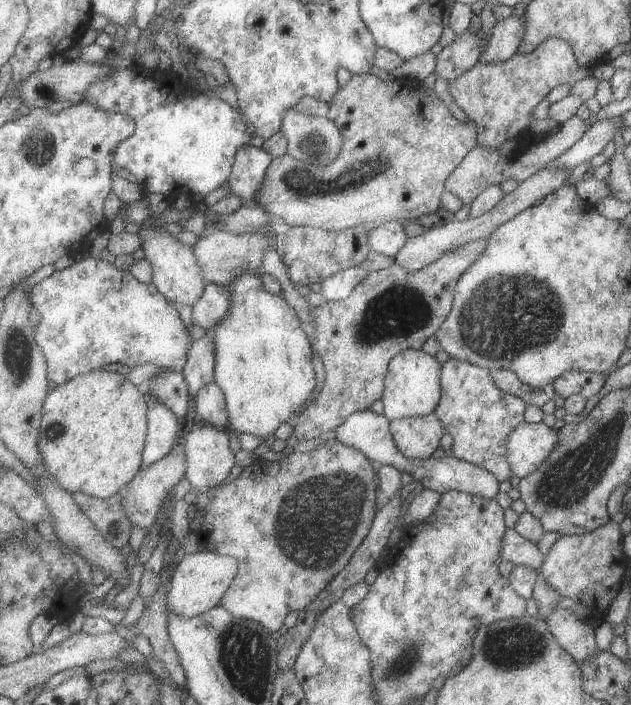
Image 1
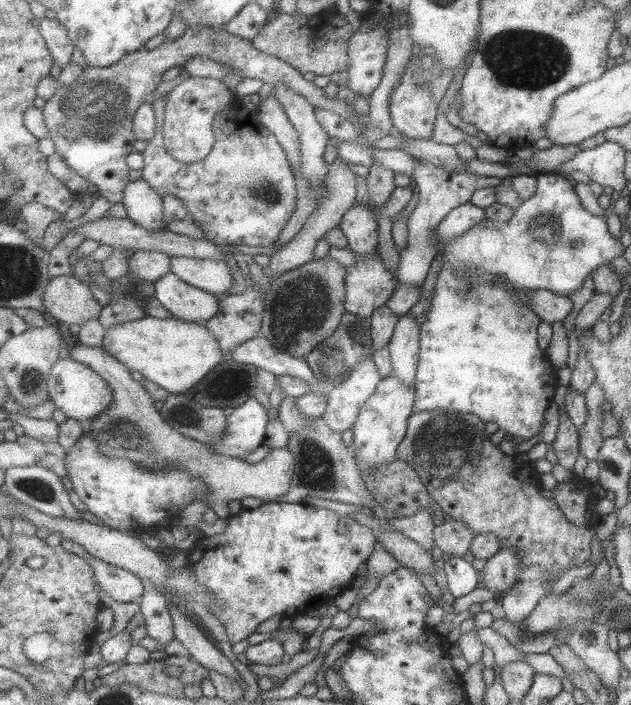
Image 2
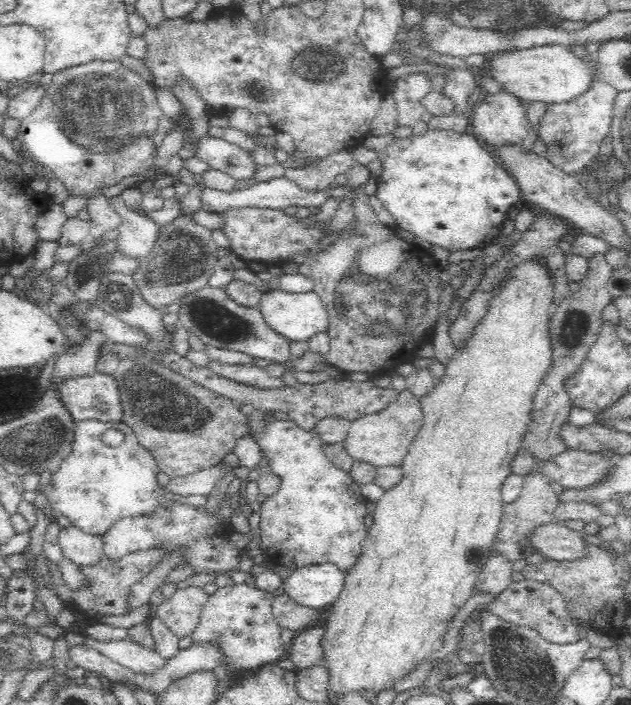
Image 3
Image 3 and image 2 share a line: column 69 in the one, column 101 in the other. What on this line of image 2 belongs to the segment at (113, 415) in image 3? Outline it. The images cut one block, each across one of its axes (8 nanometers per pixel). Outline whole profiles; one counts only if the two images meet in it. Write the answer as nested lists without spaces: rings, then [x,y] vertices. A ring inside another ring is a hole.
[[[66,357],[59,359],[55,363],[55,367],[51,369],[51,375],[47,379],[51,398],[59,409],[68,417],[73,418],[83,424],[90,423],[95,417],[103,413],[105,409],[111,407],[111,403],[115,401],[113,388],[94,368],[89,367],[73,359]]]

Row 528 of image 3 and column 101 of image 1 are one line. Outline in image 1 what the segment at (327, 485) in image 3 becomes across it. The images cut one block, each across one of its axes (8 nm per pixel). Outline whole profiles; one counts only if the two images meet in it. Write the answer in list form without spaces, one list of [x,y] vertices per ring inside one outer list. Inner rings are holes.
[[[88,257],[83,260],[75,260],[75,262],[62,271],[54,271],[52,275],[43,279],[41,283],[37,283],[32,288],[30,294],[32,304],[37,308],[40,313],[40,321],[36,324],[35,338],[38,345],[43,349],[48,360],[48,375],[50,380],[57,385],[63,385],[73,380],[77,375],[86,375],[91,371],[100,369],[101,366],[109,366],[109,364],[126,364],[128,367],[139,367],[144,365],[157,365],[161,369],[169,369],[170,371],[179,371],[180,373],[185,370],[188,358],[190,356],[190,350],[195,340],[189,335],[189,330],[179,314],[179,308],[176,307],[170,299],[166,297],[158,289],[158,286],[153,283],[142,283],[129,268],[121,268],[116,262],[107,262],[105,259],[97,259]]]

